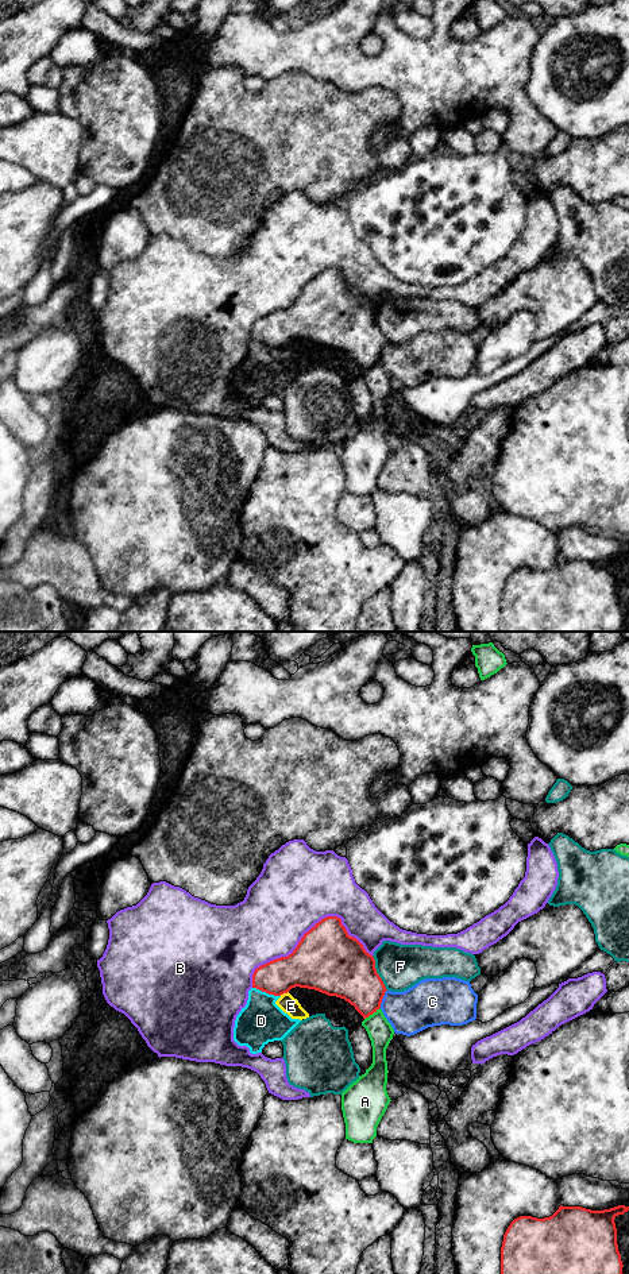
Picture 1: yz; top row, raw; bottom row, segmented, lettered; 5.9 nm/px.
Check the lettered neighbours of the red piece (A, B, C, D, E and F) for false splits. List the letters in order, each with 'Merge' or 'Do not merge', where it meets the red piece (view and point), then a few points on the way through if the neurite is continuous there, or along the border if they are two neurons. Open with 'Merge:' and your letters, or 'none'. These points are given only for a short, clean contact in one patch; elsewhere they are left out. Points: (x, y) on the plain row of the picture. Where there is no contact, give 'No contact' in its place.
Merge: none
A: Do not merge. Touches red at yz (371, 366)
B: Do not merge. Touches red at yz (305, 285)
C: Do not merge. Touches red at yz (382, 350)
D: Do not merge. Touches red at yz (266, 344)
E: Do not merge. Touches red at yz (284, 344). Boundary: yz (288, 343), (280, 347)
F: Do not merge. Touches red at yz (377, 325)

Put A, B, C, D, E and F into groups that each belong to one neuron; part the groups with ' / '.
A / B / C / D E / F

